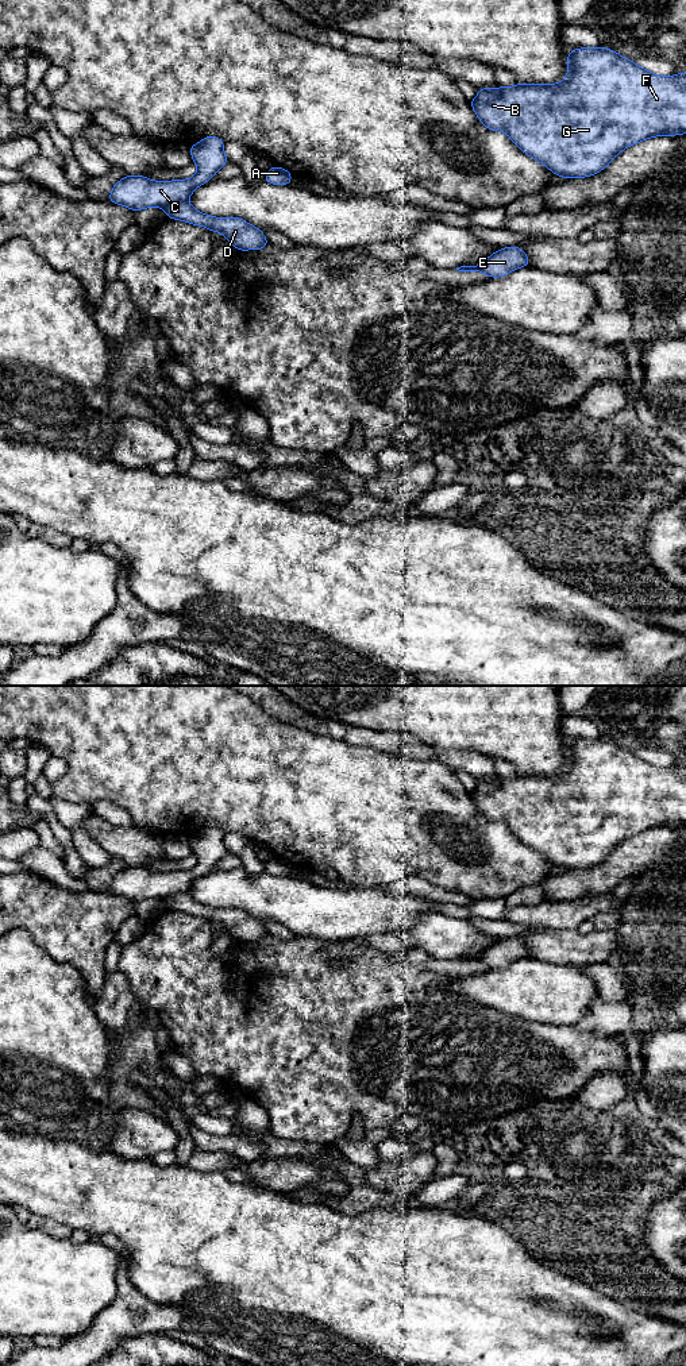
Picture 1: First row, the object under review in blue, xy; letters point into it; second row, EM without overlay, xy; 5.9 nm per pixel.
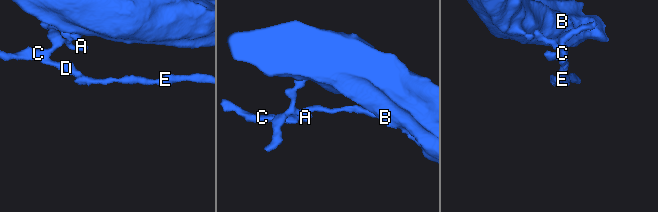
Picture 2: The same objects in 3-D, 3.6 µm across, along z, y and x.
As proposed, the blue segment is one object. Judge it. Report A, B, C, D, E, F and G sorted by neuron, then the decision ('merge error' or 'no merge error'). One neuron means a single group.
A B C F G / D E | merge error

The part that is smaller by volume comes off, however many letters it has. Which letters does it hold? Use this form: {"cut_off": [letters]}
{"cut_off": ["D", "E"]}

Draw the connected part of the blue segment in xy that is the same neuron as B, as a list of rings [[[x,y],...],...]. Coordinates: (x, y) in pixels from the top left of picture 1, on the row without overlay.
[[[606,738],[575,740],[569,742],[567,752],[567,767],[559,775],[479,779],[477,788],[470,791],[473,802],[487,821],[504,822],[521,842],[564,869],[591,868],[606,860],[624,840],[652,827],[686,825],[686,765],[656,767]]]

